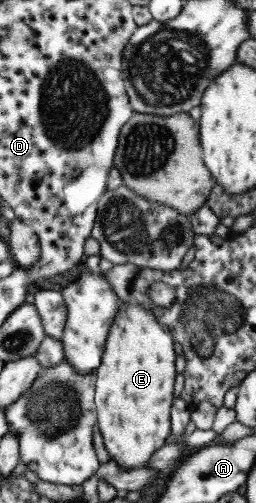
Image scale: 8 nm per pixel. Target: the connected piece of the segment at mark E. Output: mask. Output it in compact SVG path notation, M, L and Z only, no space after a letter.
M118 300L118 310L108 328L100 363L94 371L93 402L103 446L110 459L120 468L146 467L146 460L166 443L166 437L170 435L169 411L173 399L172 383L176 375L174 359L177 356L172 345L174 340L162 329L150 308L144 308L136 301Z

